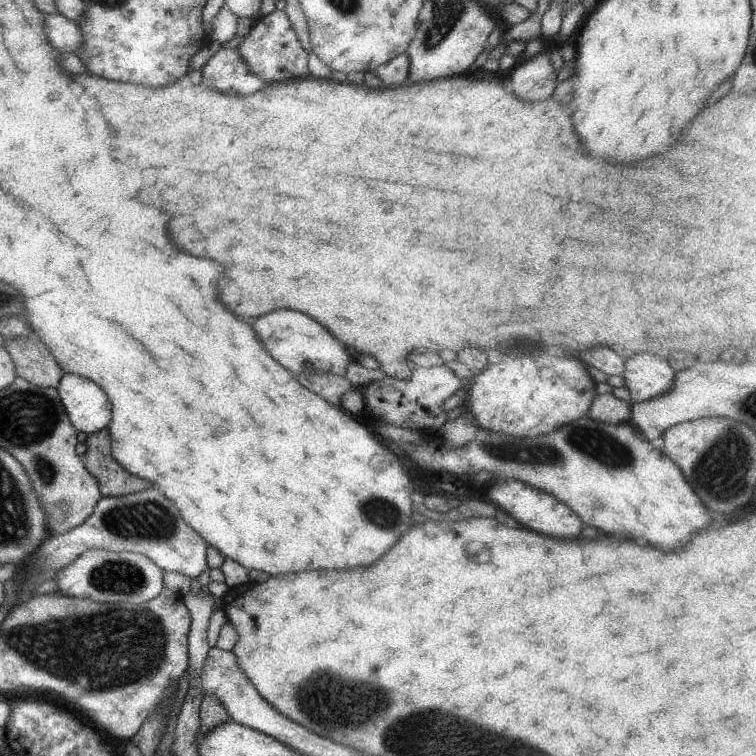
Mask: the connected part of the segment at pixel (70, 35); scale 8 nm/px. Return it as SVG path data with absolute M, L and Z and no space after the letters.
M59 13L44 16L44 34L56 50L64 50L72 54L78 54L84 42L82 30L77 22L72 22Z

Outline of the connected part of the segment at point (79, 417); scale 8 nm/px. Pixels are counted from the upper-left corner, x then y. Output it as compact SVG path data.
M65 373L56 390L65 414L78 432L90 435L109 426L112 404L96 382Z

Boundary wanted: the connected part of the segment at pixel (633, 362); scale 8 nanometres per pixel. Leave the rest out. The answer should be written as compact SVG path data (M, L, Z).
M642 352L626 358L621 376L624 377L633 404L666 394L672 389L676 371L670 366L669 360Z

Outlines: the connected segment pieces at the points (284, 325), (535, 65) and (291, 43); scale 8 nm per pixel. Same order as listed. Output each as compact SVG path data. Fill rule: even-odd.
M274 310L270 314L260 316L252 324L252 330L264 342L264 348L268 350L268 354L294 374L308 371L322 371L342 377L347 374L349 358L352 357L346 352L345 346L335 339L322 324L318 324L314 318L302 312Z
M543 51L513 69L512 78L506 81L508 92L514 92L524 100L542 100L554 92L558 72L550 62L550 53Z
M276 10L263 15L253 22L250 32L243 37L240 52L249 70L262 82L286 82L290 78L306 78L308 72L308 53L298 41L286 12Z

